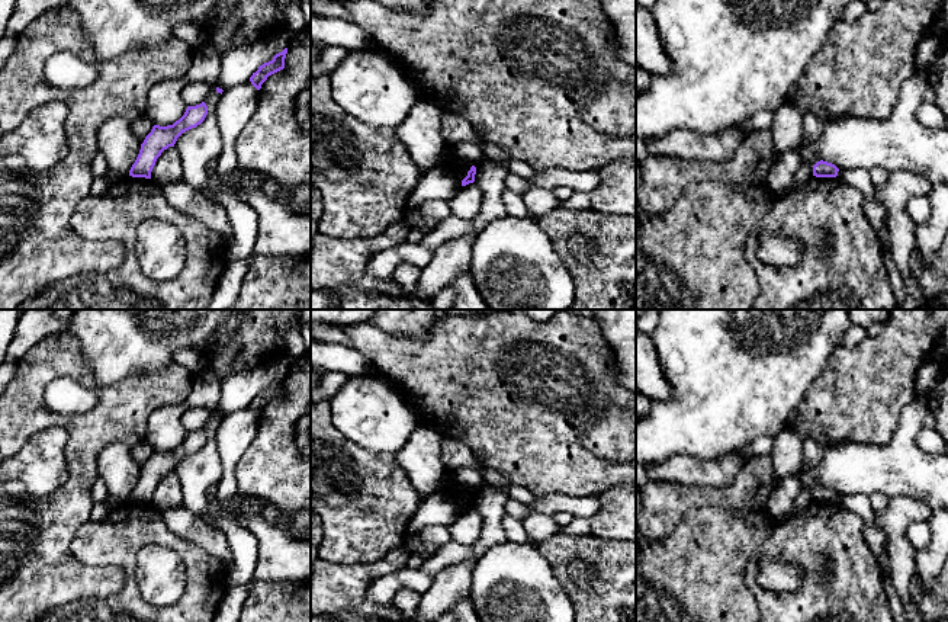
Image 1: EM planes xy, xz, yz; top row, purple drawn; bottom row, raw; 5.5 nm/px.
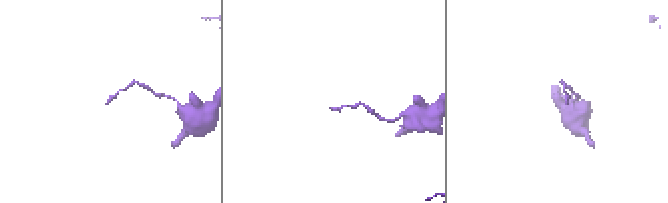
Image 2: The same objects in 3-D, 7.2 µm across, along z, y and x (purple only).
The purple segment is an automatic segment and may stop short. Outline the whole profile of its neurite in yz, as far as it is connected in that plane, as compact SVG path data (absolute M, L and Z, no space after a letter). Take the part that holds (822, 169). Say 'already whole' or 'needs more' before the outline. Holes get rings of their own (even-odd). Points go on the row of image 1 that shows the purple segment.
already whole; M823 160L817 161L813 166L813 176L816 177L836 177L838 171L839 169L835 164L823 161Z

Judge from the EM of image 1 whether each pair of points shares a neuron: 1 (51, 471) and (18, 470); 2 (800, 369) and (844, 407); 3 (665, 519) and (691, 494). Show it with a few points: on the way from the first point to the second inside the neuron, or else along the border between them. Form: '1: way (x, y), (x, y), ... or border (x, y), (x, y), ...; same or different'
1: way (42, 470), (26, 470); same
2: border (834, 352), (822, 374), (794, 409); different
3: way (671, 513), (685, 499); same

